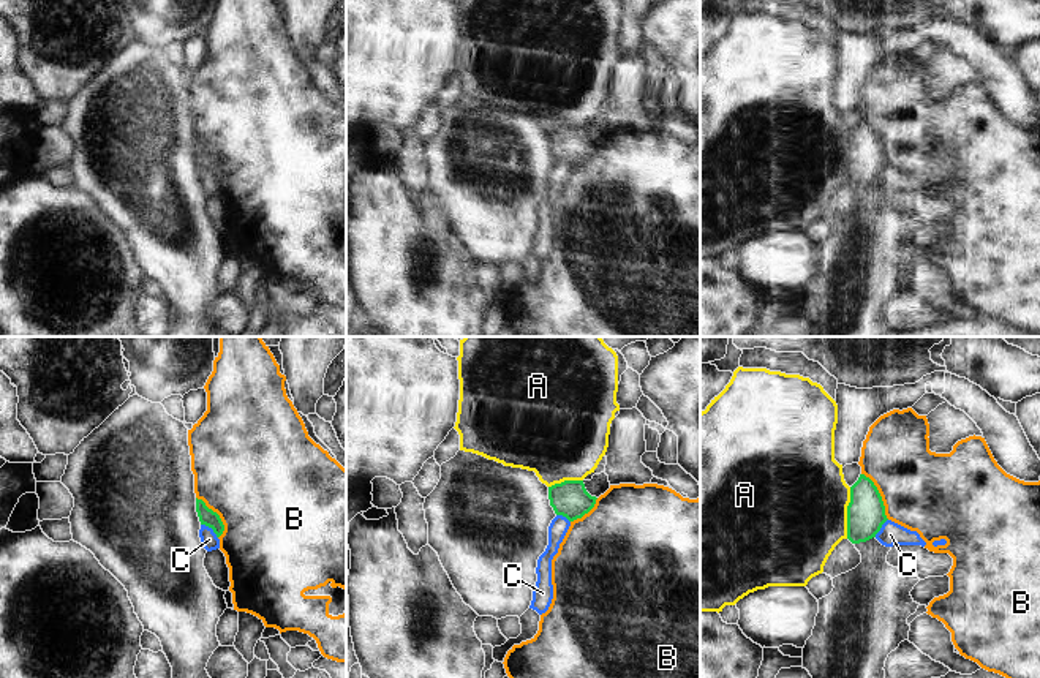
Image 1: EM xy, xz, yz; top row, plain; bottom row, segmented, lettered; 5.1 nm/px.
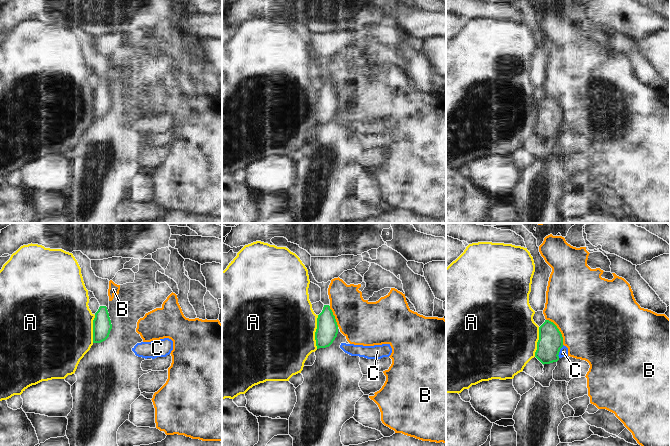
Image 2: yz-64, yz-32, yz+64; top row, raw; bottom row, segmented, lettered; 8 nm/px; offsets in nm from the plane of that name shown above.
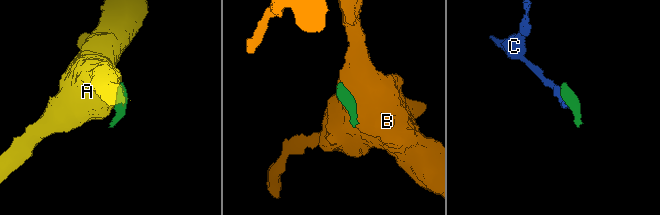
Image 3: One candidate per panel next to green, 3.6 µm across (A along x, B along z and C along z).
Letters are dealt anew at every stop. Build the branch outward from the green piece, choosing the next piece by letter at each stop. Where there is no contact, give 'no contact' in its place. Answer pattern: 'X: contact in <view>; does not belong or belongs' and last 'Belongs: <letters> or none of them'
A: contact in yz; does not belong
B: contact in yz; does not belong
C: contact in xy; does not belong
Belongs: none of them

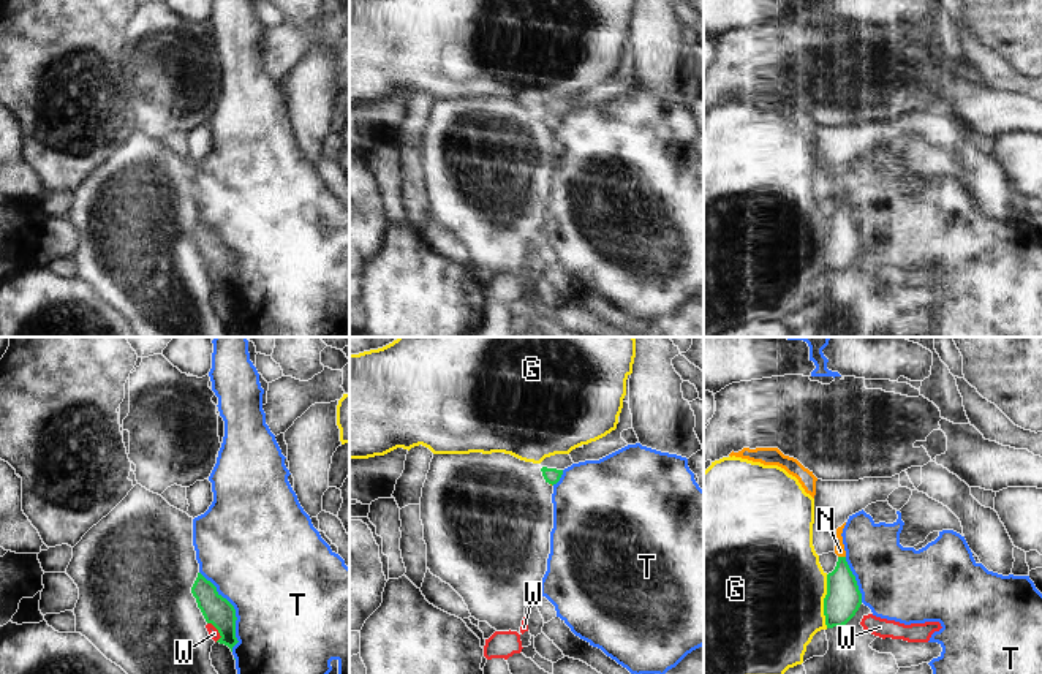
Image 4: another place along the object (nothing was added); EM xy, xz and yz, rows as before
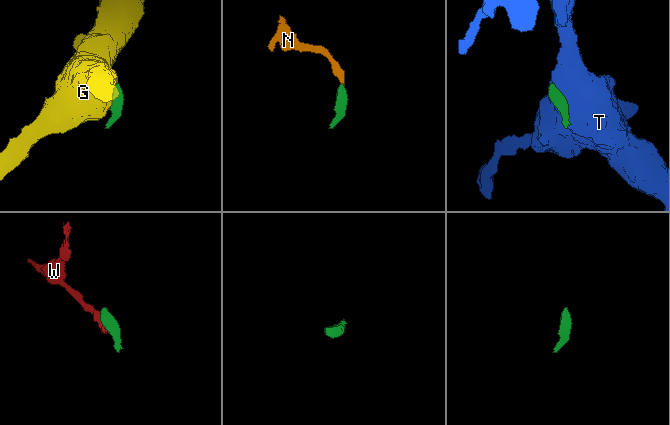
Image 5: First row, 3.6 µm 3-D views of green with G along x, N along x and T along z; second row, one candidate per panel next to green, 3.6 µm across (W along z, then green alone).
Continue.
G: contact in yz; does not belong
N: contact in yz; belongs
T: contact in xy; does not belong
W: contact in xy; does not belong
Belongs: N

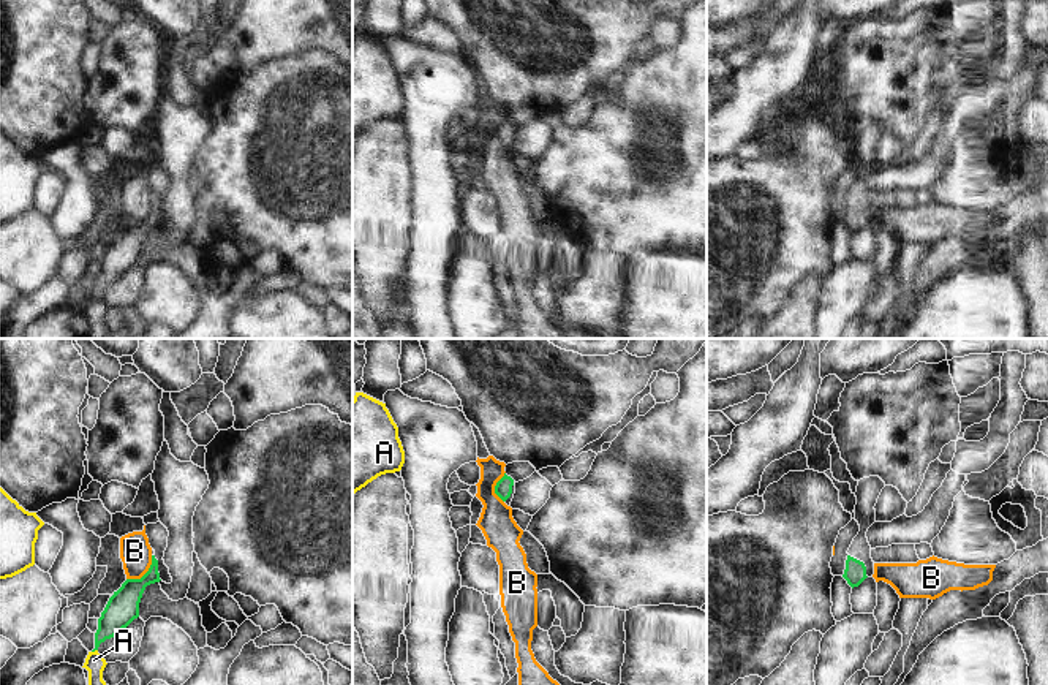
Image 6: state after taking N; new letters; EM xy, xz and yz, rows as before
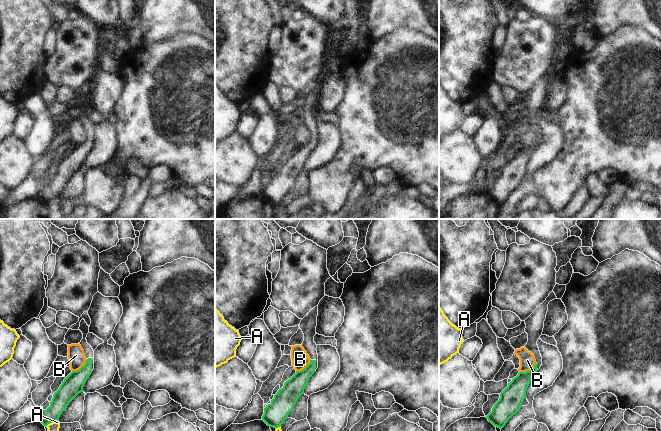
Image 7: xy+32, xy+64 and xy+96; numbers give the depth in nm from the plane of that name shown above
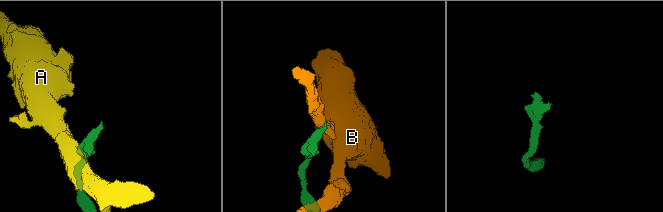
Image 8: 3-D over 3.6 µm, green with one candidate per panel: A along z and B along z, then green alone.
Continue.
A: contact in xy; does not belong
B: contact in xy; does not belong
Belongs: none of them

